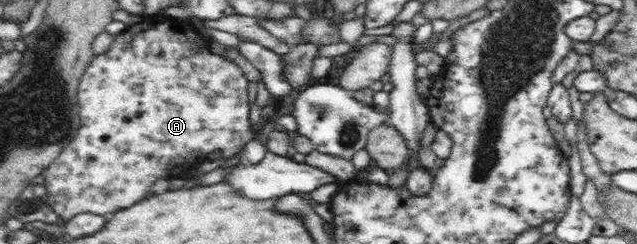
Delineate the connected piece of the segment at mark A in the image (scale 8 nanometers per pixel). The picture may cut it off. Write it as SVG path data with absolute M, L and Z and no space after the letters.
M166 18L164 24L146 24L144 21L141 23L138 23L138 26L134 28L134 26L128 26L128 30L125 30L121 32L120 34L116 35L116 40L114 40L114 43L112 44L110 50L106 52L105 54L96 55L90 64L86 64L85 70L83 72L83 76L80 78L79 87L77 90L77 103L78 103L78 110L77 114L80 117L79 120L79 127L78 130L75 132L74 138L72 138L72 142L68 144L66 147L62 149L62 152L57 156L56 160L48 166L48 168L45 168L42 170L41 174L44 177L44 184L43 186L46 187L46 203L52 207L52 211L56 212L59 216L59 220L61 223L61 218L64 218L63 224L66 222L69 222L70 219L73 218L73 216L80 215L83 212L92 212L95 215L99 214L106 214L106 212L116 212L121 211L122 209L132 207L137 202L140 202L142 198L146 198L146 192L154 186L154 182L156 182L159 178L166 178L170 179L172 177L179 177L184 178L184 175L188 170L191 168L194 169L195 167L198 167L198 165L203 162L204 160L207 160L211 153L215 152L216 150L222 152L222 157L225 158L232 158L235 156L239 156L242 154L243 149L245 147L245 144L247 142L250 142L250 140L254 139L254 132L252 133L252 124L250 123L250 105L248 105L248 83L246 76L244 75L244 72L236 63L233 61L230 61L230 59L226 59L220 55L213 54L211 50L208 50L206 46L204 46L204 38L198 38L198 36L194 36L194 32L192 32L192 26L186 26L182 24L176 24L174 20L170 22L169 18Z

